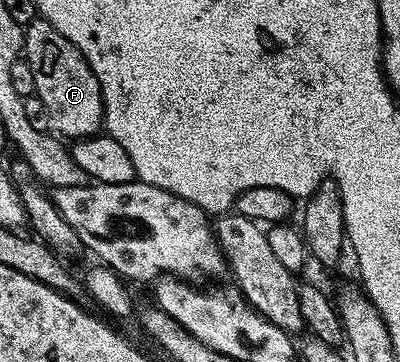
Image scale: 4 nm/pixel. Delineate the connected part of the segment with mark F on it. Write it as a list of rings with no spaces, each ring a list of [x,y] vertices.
[[[33,20],[24,29],[24,56],[30,59],[30,72],[34,75],[34,88],[58,128],[63,128],[71,138],[99,135],[104,124],[102,87],[90,64],[64,34],[60,34],[47,20]]]

